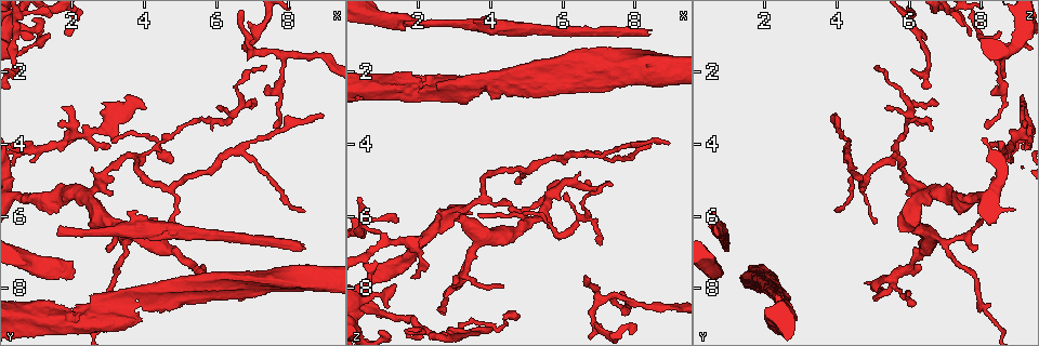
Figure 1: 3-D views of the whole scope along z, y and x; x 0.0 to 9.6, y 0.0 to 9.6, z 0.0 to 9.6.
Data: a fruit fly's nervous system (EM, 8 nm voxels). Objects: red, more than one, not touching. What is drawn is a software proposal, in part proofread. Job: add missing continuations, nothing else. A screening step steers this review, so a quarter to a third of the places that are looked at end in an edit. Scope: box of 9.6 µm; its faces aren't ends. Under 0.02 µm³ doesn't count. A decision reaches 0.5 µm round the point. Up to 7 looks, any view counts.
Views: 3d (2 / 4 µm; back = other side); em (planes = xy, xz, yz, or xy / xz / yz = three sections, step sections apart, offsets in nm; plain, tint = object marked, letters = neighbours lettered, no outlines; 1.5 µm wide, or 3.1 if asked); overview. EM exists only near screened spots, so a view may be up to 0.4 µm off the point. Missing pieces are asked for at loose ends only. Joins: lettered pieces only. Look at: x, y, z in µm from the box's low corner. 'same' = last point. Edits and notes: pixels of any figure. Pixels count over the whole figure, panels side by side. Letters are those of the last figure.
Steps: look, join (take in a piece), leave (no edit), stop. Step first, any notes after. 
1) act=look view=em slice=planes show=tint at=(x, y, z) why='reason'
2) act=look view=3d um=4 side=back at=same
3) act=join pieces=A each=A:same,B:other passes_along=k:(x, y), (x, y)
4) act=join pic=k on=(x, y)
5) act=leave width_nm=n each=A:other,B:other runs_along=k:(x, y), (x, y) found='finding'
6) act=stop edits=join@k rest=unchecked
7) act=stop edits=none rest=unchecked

act=look view=em um=3.1 slice=xy step=16 show=letters at=(8.40, 6.90, 0.85) why='long arm stops here'

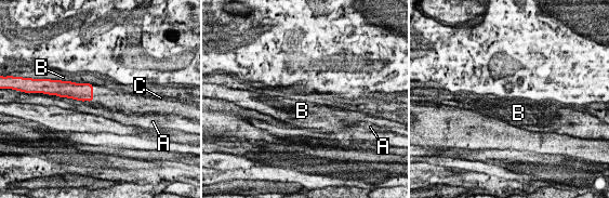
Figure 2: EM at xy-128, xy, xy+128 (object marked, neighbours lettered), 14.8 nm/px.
act=look view=em um=3.1 slice=planes show=letters at=same

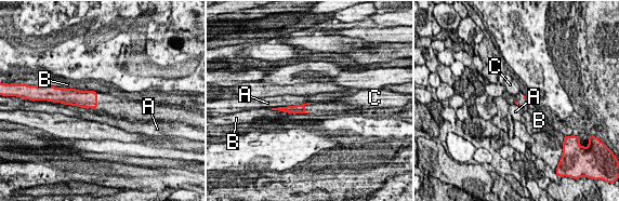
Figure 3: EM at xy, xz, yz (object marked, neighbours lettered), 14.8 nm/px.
act=leave each=A:other,B:other,C:other border=3:(310, 102), (273, 108) found='none of them fits'

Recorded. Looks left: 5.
act=look view=em slice=planes show=letters at=(8.95, 3.20, 4.05) why='tapers out'

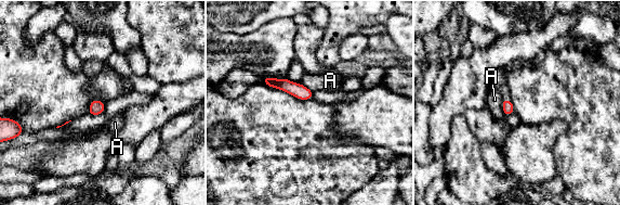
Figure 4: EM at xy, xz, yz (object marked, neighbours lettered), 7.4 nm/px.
act=leave each=A:other found='none of them fits'

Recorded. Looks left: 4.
act=look view=3d um=2 at=(4.80, 4.50, 8.80) why='free end'

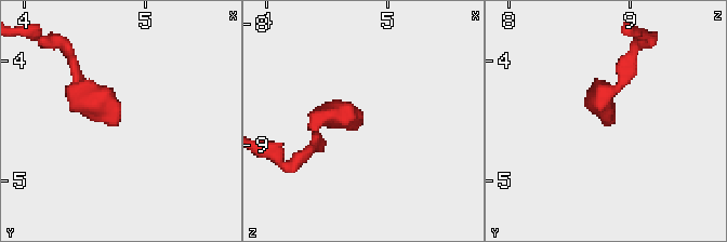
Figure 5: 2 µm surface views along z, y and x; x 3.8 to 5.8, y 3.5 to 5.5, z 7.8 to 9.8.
act=look view=em slice=xy step=4 show=tint at=(4.76, 4.54, 8.86)

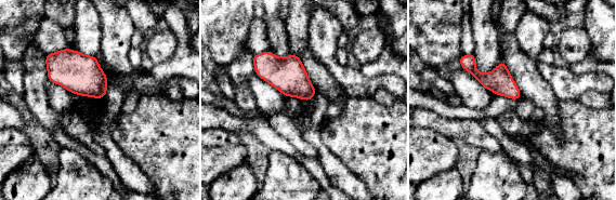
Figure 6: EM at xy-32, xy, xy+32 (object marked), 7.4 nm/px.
act=look view=em slice=xy step=4 show=letters at=same

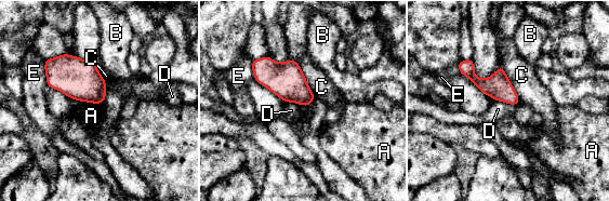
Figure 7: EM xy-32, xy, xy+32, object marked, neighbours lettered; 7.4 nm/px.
act=leave width_nm=170 each=A:other,B:other,C:other,D:other,E:other runs_along=7:(462, 68), (516, 101) found='no lettered piece goes on from it'

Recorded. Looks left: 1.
act=stop edits=none rest=unchecked

